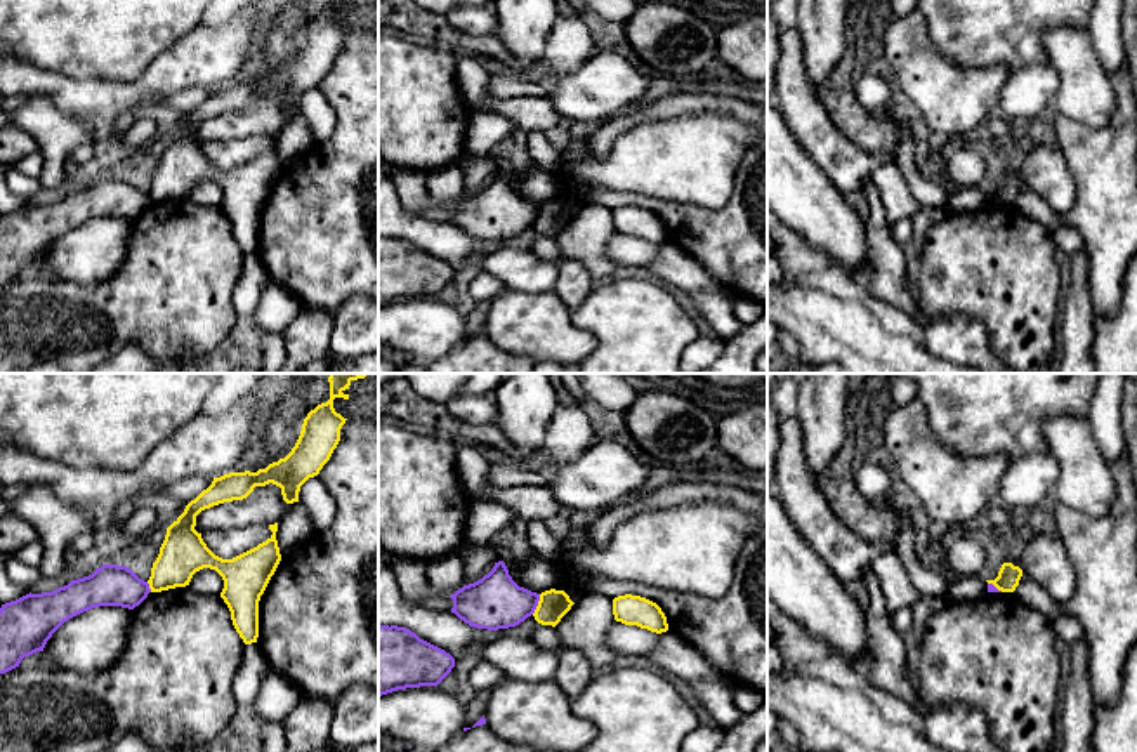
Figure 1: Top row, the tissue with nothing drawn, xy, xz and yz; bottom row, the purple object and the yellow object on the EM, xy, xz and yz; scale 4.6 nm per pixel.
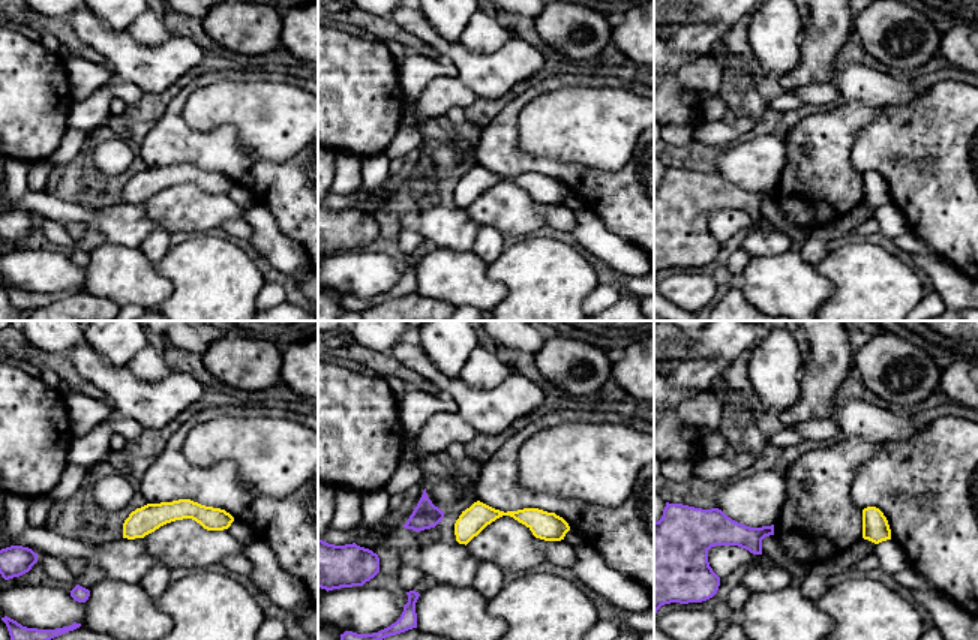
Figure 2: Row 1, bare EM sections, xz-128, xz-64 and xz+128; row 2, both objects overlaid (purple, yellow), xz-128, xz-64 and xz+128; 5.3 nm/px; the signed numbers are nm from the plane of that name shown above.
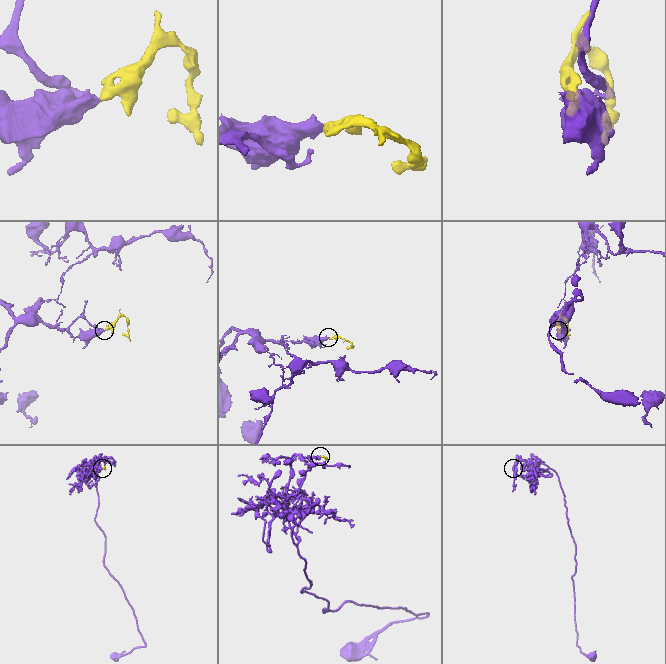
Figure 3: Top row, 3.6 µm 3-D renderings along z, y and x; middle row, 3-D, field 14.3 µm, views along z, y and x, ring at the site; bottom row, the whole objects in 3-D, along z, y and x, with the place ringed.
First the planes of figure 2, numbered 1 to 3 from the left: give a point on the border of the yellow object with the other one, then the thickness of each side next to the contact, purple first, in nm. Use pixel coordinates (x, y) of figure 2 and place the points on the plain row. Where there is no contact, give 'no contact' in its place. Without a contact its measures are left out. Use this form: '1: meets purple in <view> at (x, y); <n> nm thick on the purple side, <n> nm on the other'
1: no contact
2: no contact
3: no contact

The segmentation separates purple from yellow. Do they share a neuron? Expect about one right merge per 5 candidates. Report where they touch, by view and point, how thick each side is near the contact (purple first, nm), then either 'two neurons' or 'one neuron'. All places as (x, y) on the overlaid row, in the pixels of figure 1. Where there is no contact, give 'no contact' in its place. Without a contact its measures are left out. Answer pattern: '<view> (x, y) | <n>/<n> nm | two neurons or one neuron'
xz (537, 605) | 260/140 nm | two neurons

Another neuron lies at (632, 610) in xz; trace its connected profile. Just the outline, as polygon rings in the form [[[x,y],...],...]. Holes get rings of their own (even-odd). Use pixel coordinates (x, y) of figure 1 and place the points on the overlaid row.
[[[625,594],[615,597],[613,615],[616,622],[625,625],[637,625],[656,634],[668,630],[667,617],[661,608],[641,596]]]

